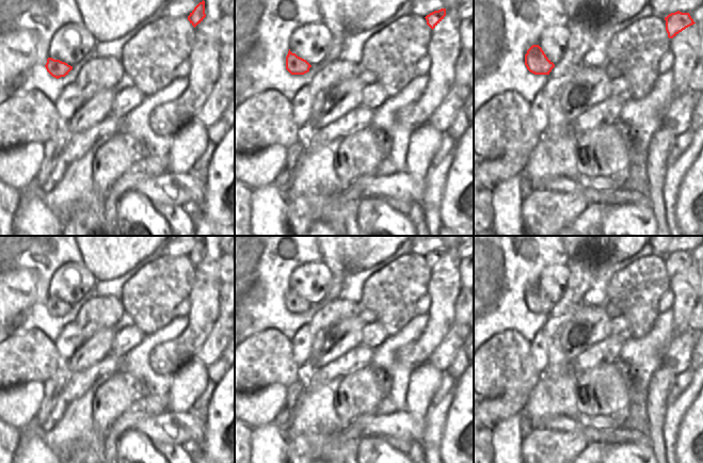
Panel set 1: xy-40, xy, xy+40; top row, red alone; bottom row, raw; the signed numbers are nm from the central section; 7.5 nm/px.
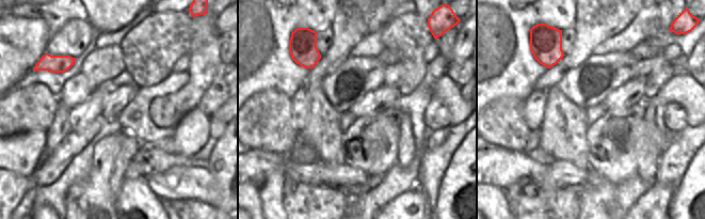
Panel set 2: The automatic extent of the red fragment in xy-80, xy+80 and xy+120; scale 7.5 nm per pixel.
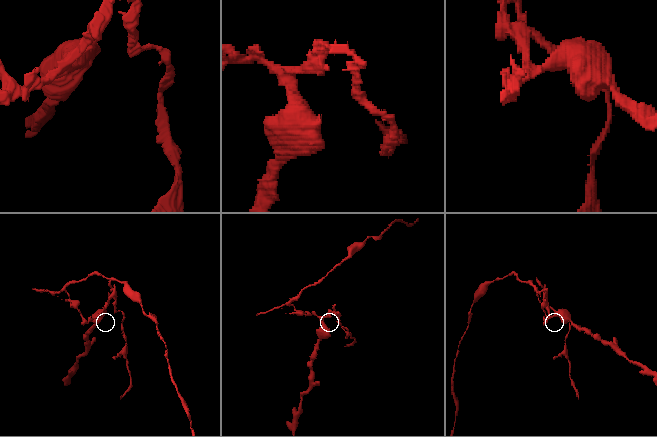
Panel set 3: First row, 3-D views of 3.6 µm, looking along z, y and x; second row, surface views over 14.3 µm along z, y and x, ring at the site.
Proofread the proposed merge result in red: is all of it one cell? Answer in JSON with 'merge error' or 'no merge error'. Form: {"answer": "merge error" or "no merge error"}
{"answer": "merge error"}

